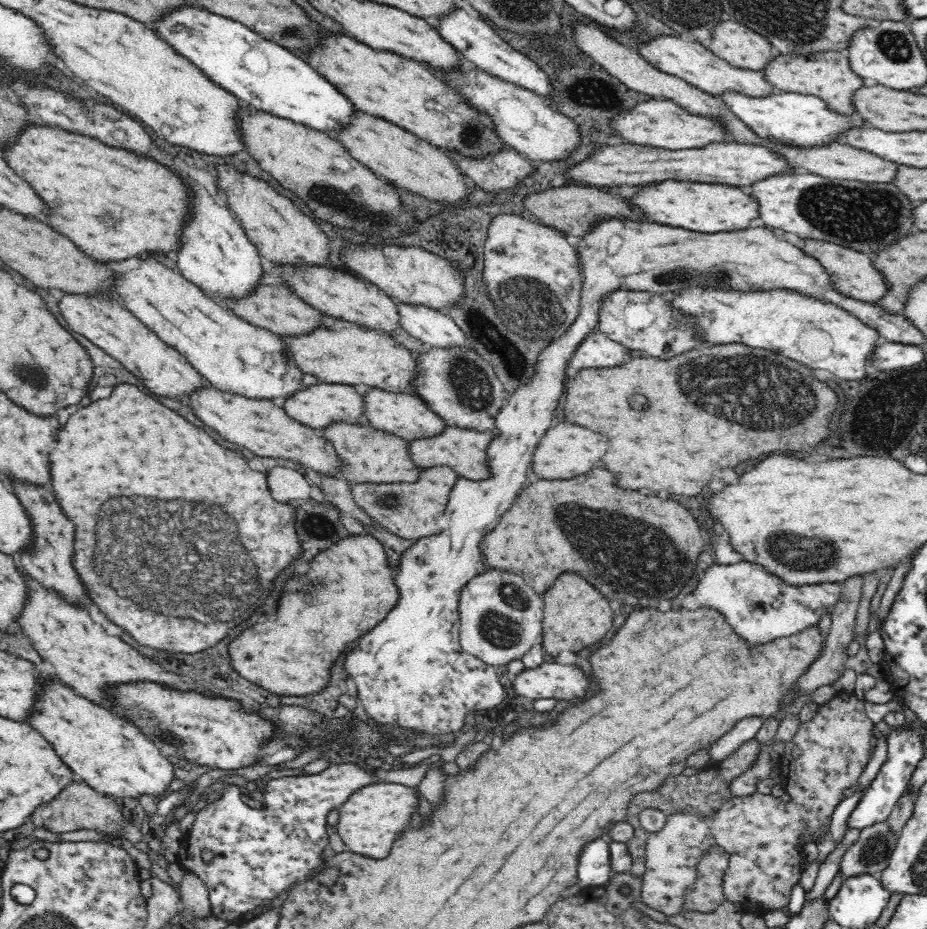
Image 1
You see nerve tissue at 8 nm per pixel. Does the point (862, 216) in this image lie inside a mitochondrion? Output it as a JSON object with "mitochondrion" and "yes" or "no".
{"mitochondrion":"yes"}

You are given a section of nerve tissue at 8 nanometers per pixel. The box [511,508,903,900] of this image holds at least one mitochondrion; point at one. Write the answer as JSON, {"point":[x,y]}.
{"point":[783,546]}

